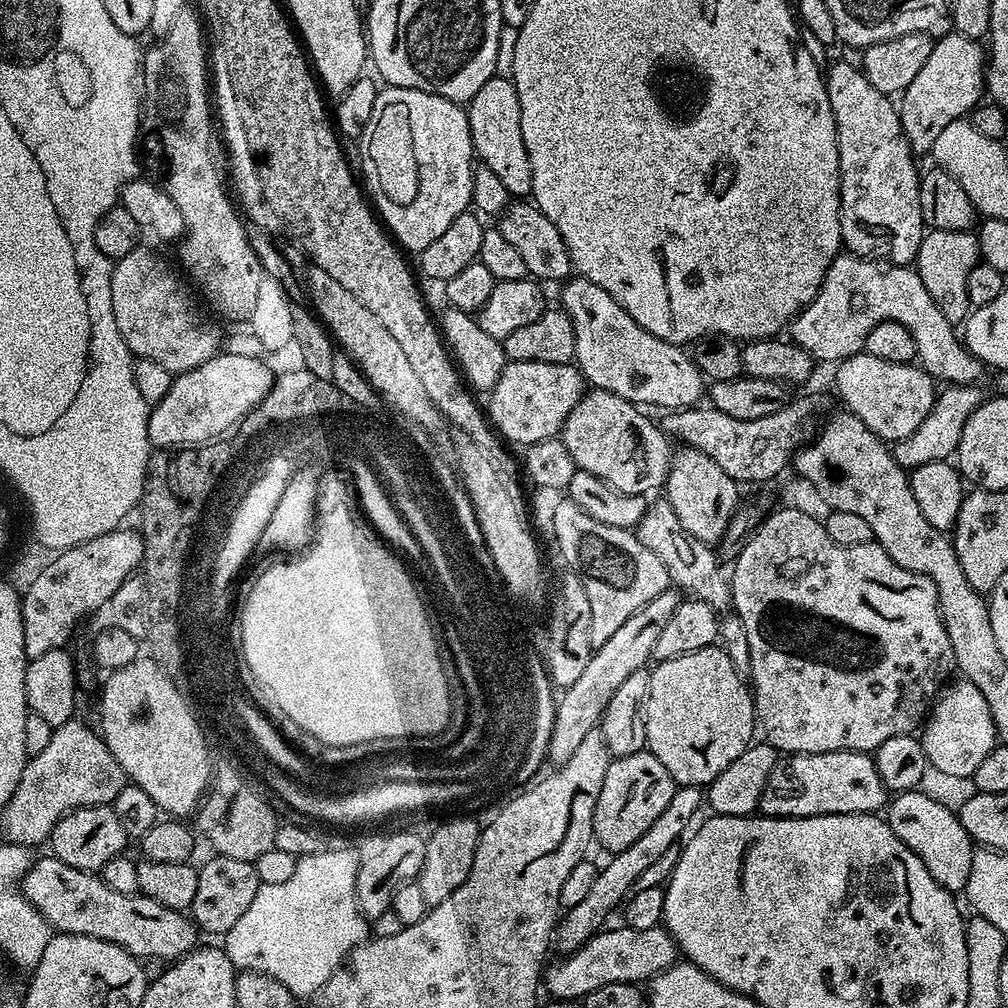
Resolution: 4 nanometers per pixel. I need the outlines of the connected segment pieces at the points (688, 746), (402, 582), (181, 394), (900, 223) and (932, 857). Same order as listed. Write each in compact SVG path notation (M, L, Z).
M713 646L682 654L678 658L659 661L656 669L648 672L648 695L644 706L647 751L653 752L666 766L673 780L680 786L707 786L712 783L742 750L753 743L752 731L757 731L756 702L749 685L734 671L723 647Z
M328 474L321 479L320 482L320 494L316 497L316 515L318 517L318 535L315 537L314 543L305 551L303 554L293 555L291 558L284 558L281 564L276 564L273 568L268 568L260 577L256 580L256 585L248 592L248 597L244 600L244 609L238 612L241 624L241 646L244 650L244 657L246 662L249 663L250 670L255 672L255 679L262 682L265 680L268 683L268 688L272 691L272 700L275 704L281 707L290 718L294 718L294 722L301 728L305 737L311 738L313 736L316 740L321 740L320 744L329 748L338 748L344 746L351 746L355 743L370 742L372 739L394 739L424 735L434 735L436 732L441 732L444 727L447 726L448 715L451 712L451 698L450 698L450 687L446 680L446 665L440 661L440 652L436 649L436 636L432 633L434 628L433 621L426 615L424 611L424 604L420 600L420 594L417 589L417 585L414 583L413 577L408 577L408 572L403 568L402 565L396 561L397 553L393 551L388 544L381 539L376 532L373 531L372 525L369 524L368 520L362 515L361 506L357 501L357 495L355 487L349 481L343 480L340 476L334 476L338 474Z
M221 351L189 372L173 379L170 394L162 398L148 414L148 440L157 449L202 442L205 437L222 435L235 429L241 420L254 411L268 396L274 372L261 358L246 358Z
M844 60L834 64L827 69L826 83L830 106L834 110L840 159L840 238L843 247L854 256L879 258L889 264L911 265L926 231L920 201L921 173L916 172L917 157L902 130L900 113L893 97L882 94L882 90L874 90L857 65L855 68Z
M924 790L898 792L887 805L886 819L890 830L894 830L901 844L907 846L908 851L913 852L924 863L924 868L930 870L933 878L949 894L963 893L970 878L974 841L961 826L959 815L953 809L951 812L942 801L927 796Z

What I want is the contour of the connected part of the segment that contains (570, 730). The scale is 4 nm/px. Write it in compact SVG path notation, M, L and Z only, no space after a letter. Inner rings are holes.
M675 587L662 590L662 594L650 598L646 606L630 614L630 618L626 618L626 622L622 622L622 626L618 626L618 630L614 630L606 642L595 645L586 671L578 678L578 682L574 682L574 686L563 689L556 700L553 733L550 734L547 754L547 759L551 762L553 760L553 765L566 763L574 750L578 750L582 738L597 731L610 698L614 698L614 690L618 690L618 686L622 686L630 674L641 671L645 667L644 663L652 660L654 642L658 642L662 629L666 627L666 622L670 622L674 610L678 610L681 599L681 593Z

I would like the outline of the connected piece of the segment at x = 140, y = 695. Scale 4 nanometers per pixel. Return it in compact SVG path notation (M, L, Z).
M137 658L103 678L98 728L110 754L122 766L125 777L154 798L161 813L172 818L191 817L214 775L214 760L208 757L204 741L206 732L192 704L152 658Z

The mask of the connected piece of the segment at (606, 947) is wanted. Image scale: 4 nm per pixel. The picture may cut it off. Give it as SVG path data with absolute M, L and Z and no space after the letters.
M627 926L619 927L597 932L579 950L560 958L564 960L557 964L549 963L542 973L543 991L548 991L552 1000L579 1001L602 986L643 985L659 972L665 972L671 964L677 963L678 949L667 928L634 930Z

